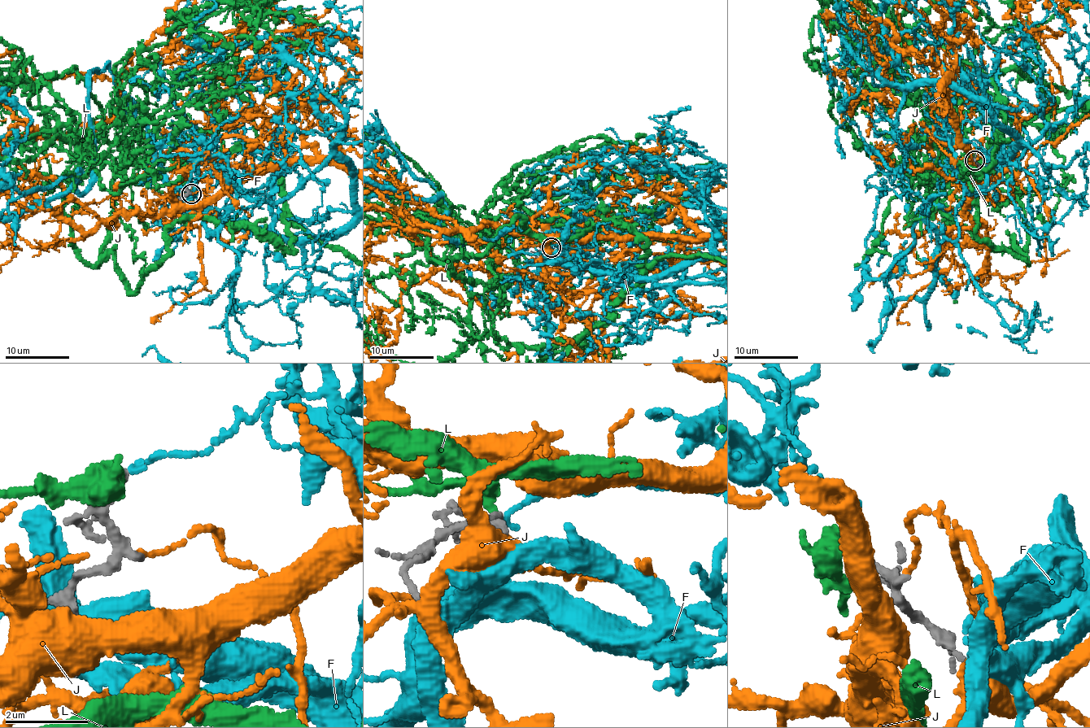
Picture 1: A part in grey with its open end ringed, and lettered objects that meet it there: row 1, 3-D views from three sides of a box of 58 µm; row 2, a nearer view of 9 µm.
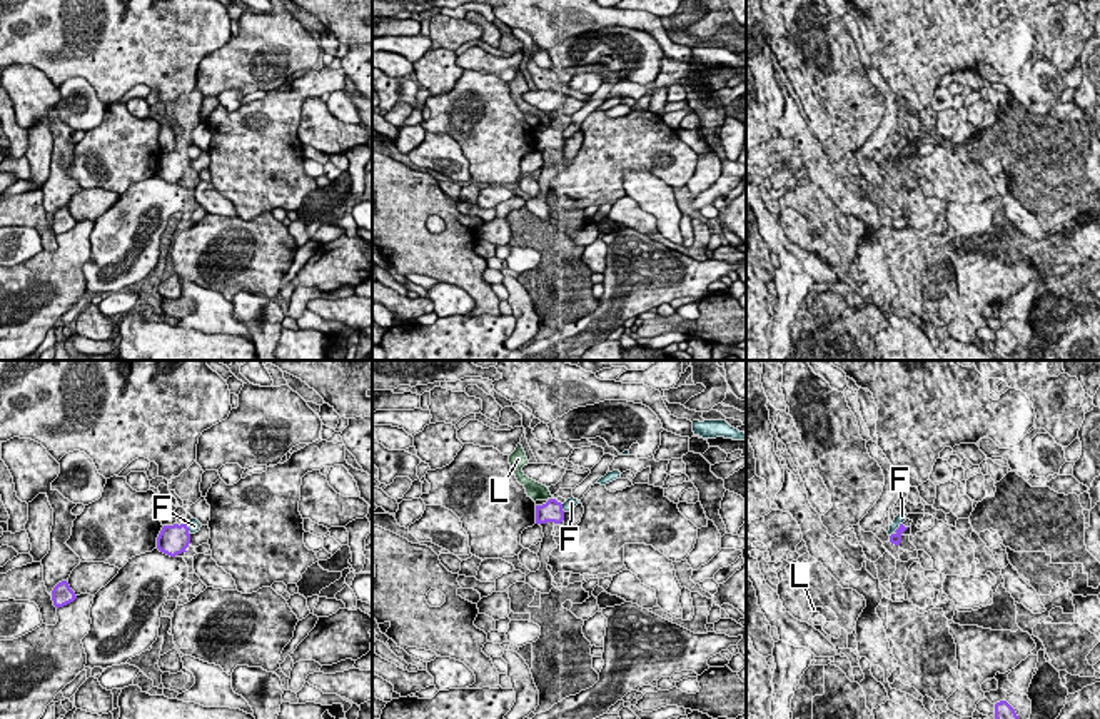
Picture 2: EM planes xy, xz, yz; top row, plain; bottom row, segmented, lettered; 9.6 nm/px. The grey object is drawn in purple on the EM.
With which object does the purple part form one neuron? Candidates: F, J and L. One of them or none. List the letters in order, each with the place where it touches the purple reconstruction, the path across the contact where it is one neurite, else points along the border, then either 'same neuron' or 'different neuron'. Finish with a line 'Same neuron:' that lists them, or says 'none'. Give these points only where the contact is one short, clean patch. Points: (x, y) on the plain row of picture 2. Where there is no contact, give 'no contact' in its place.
F: yz (897, 155) | different neuron
J: no contact | different neuron
L: no contact | different neuron
Same neuron: none

